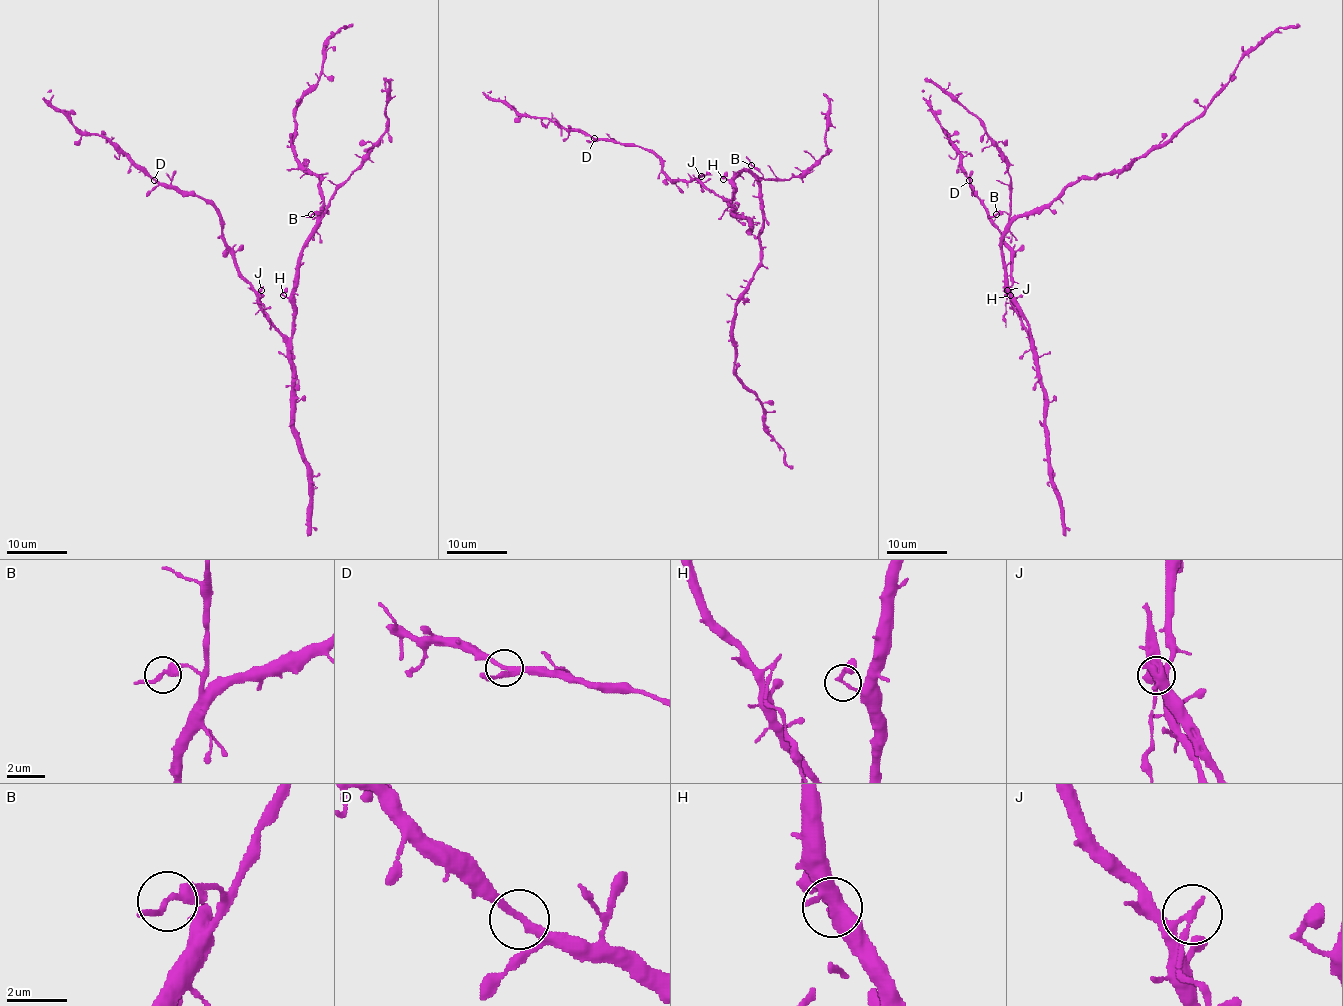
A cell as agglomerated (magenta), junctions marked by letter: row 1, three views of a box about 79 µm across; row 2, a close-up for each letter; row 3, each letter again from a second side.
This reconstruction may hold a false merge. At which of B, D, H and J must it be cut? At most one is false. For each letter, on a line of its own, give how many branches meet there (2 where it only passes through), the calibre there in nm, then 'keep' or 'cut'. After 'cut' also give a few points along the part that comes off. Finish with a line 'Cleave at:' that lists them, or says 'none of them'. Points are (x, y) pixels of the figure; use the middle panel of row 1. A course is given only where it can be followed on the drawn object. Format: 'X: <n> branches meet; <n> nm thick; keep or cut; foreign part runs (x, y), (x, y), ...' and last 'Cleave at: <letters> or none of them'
B: 2 branches meet; 190 nm thick; keep
D: 2 branches meet; 240 nm thick; keep
H: 2 branches meet; 150 nm thick; keep
J: 2 branches meet; 190 nm thick; cut
Cleave at: J

